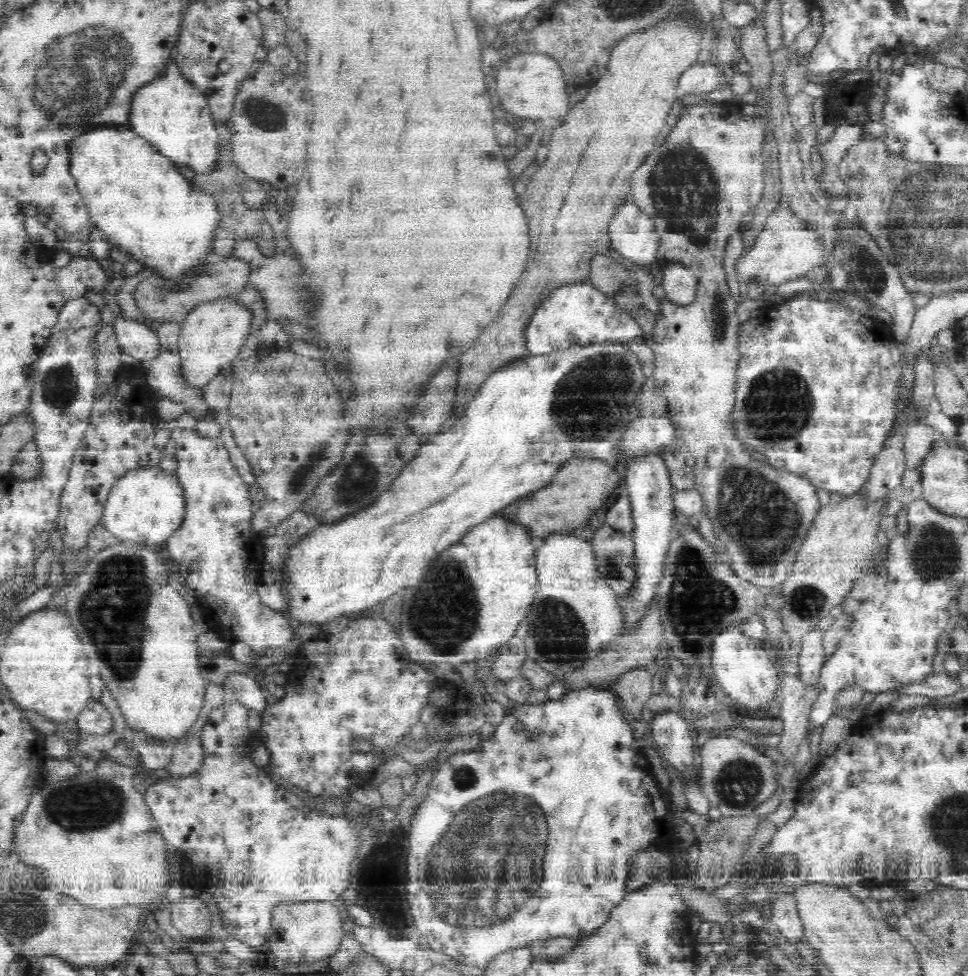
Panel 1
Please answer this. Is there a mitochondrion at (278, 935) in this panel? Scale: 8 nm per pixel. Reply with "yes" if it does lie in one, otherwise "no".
no

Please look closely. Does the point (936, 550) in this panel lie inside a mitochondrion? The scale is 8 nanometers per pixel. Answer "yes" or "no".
yes

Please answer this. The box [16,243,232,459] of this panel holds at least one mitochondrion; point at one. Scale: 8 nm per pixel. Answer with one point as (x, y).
(58, 388)

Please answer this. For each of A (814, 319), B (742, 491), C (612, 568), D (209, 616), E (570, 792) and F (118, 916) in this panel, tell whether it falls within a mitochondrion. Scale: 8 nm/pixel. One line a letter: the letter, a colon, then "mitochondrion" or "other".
A: other
B: mitochondrion
C: mitochondrion
D: other
E: other
F: other

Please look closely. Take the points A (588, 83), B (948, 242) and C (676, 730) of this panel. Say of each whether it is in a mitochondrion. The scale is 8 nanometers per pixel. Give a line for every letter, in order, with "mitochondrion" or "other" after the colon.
A: other
B: mitochondrion
C: other

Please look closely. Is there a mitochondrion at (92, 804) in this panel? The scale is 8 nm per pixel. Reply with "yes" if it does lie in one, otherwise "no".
yes

